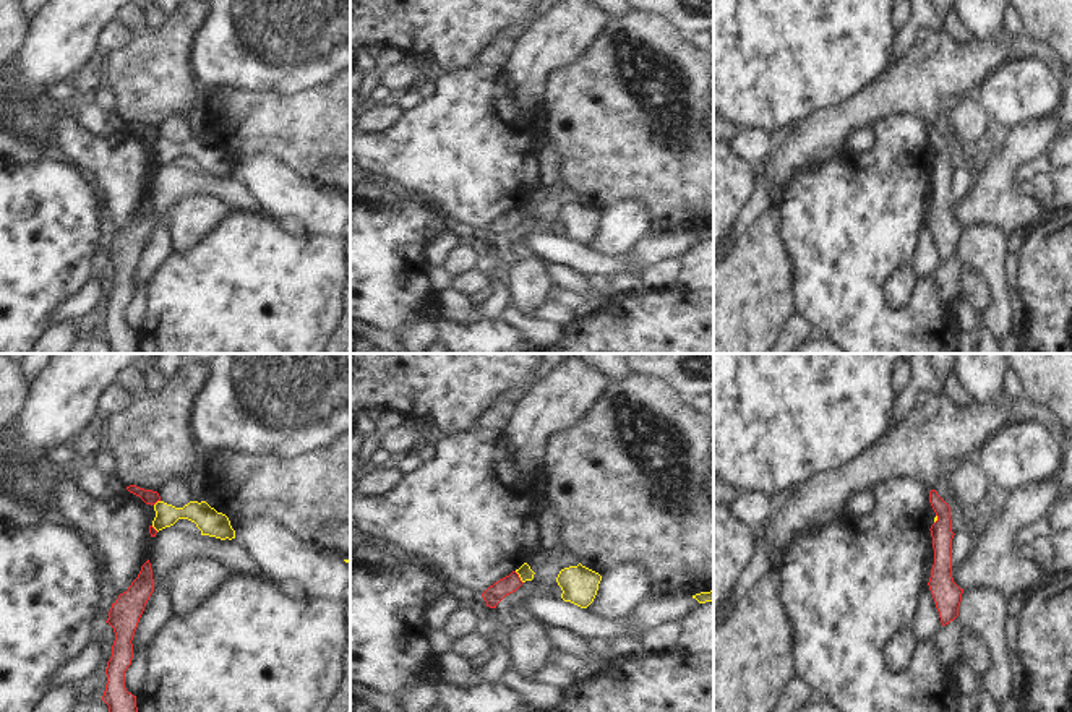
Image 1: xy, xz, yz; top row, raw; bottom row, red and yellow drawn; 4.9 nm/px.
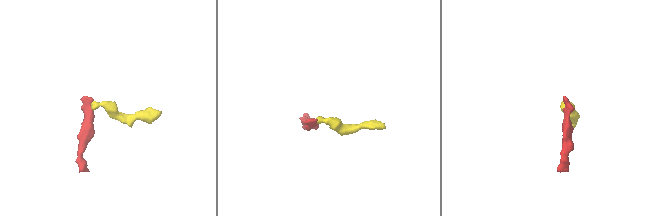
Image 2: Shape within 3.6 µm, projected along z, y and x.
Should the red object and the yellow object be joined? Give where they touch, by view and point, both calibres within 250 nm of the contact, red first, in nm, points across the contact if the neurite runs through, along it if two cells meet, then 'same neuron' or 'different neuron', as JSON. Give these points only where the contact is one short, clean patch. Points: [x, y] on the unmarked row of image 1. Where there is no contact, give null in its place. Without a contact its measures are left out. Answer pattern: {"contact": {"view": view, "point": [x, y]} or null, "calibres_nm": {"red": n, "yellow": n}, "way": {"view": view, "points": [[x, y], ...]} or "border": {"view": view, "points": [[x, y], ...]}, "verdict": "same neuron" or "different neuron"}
{"contact": {"view": "xz", "point": [519, 214]}, "calibres_nm": {"red": 90, "yellow": 70}, "border": {"view": "xz", "points": [[514, 208], [523, 219]]}, "verdict": "different neuron"}

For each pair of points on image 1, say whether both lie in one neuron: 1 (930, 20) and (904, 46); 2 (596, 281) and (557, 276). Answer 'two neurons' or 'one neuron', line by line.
1: one neuron
2: two neurons

